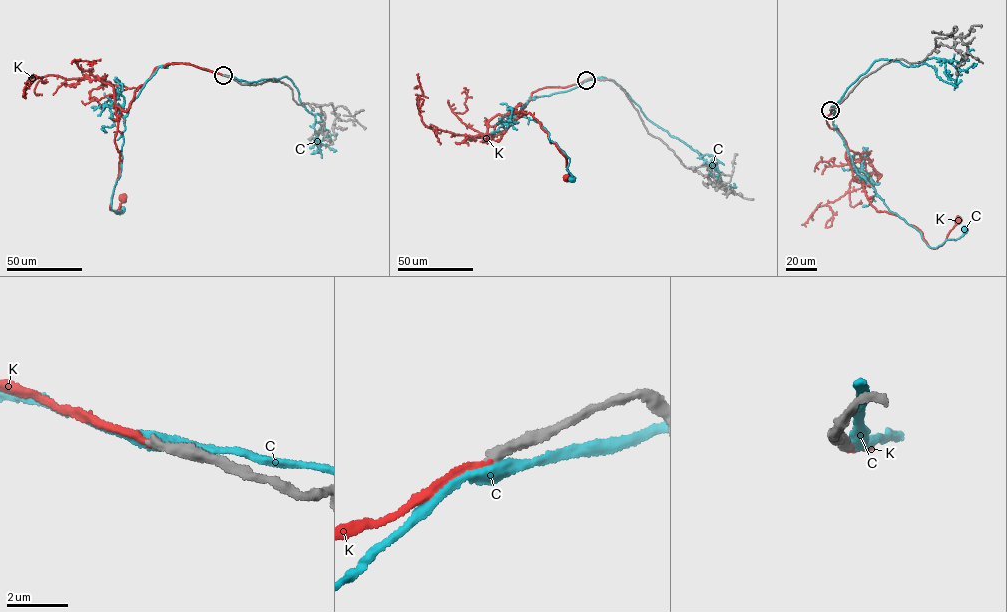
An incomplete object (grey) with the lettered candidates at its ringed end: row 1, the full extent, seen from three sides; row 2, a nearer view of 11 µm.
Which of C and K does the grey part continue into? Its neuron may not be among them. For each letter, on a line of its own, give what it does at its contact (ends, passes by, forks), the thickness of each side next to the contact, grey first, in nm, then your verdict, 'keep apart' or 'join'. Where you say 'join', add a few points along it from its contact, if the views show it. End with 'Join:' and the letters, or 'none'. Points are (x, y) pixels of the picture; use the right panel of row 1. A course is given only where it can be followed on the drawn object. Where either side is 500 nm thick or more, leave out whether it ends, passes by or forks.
C: it passes by; 340 nm thick on the grey side, 440 nm on the other; keep apart
K: it ends there; 320 nm thick on the grey side, 220 nm on the other; join; it runs (830, 110), (828, 125), (845, 140), (855, 181), (859, 179), (876, 210), (915, 226), (934, 248), (959, 220)
Join: K

